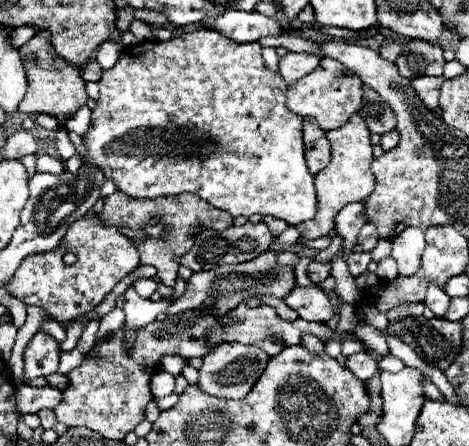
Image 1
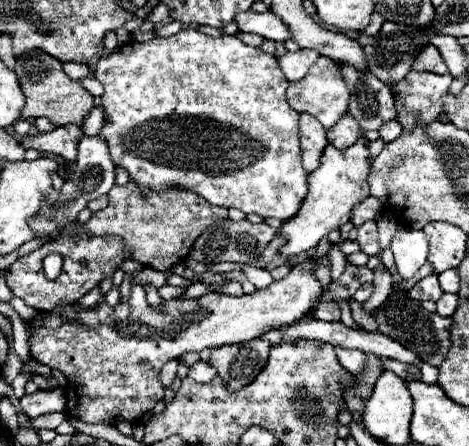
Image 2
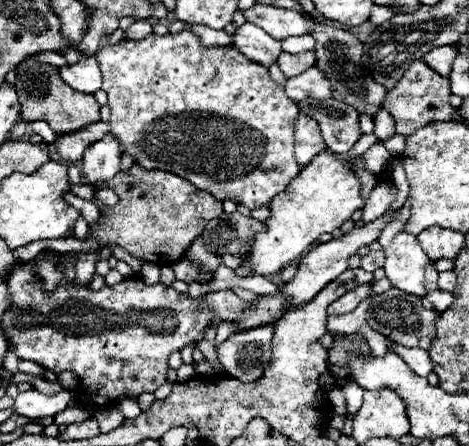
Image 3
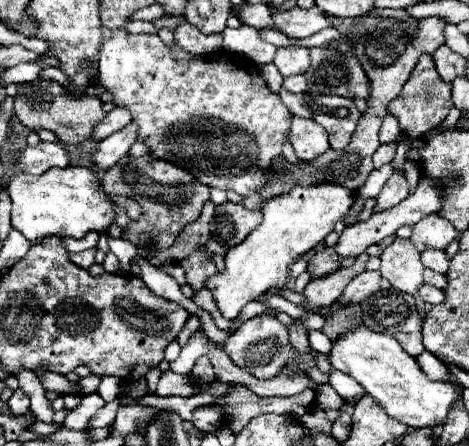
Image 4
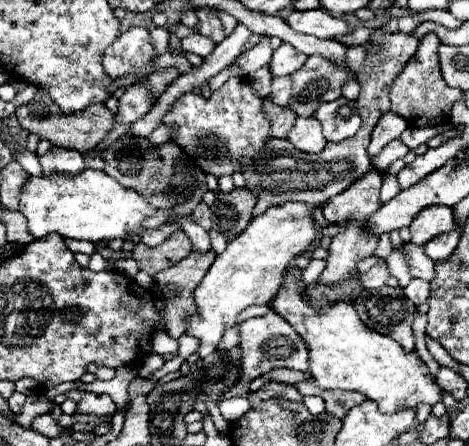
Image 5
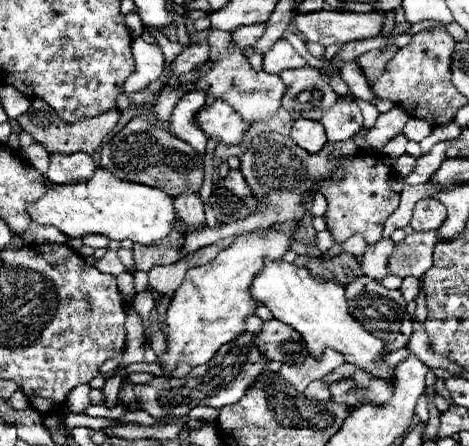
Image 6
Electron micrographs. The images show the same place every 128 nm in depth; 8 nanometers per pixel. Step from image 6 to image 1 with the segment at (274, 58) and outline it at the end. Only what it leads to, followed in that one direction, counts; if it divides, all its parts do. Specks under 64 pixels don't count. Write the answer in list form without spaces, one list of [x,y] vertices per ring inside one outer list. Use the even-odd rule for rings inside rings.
[[[288,52],[286,56],[280,58],[278,72],[286,80],[286,84],[294,84],[302,76],[310,74],[318,66],[318,62],[320,62],[320,58],[314,56],[314,54],[310,54],[310,52],[302,52],[302,54]]]

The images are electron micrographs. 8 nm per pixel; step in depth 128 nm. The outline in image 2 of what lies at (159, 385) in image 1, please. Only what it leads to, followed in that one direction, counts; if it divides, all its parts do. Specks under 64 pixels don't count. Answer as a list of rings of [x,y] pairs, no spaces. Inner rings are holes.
[[[176,358],[170,360],[170,362],[162,368],[162,372],[160,372],[160,380],[164,382],[166,388],[168,388],[168,386],[172,384],[172,380],[176,378],[176,368],[178,368],[178,360],[176,360]]]

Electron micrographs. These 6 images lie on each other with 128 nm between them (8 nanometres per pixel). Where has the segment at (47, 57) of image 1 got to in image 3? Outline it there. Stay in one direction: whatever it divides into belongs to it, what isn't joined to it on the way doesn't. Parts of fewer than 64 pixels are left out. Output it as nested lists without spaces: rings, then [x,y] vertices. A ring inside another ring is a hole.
[[[32,58],[20,62],[16,66],[16,84],[14,84],[14,88],[16,88],[18,100],[22,104],[20,118],[24,122],[44,120],[44,122],[48,122],[52,126],[52,130],[58,136],[72,134],[72,132],[82,130],[82,128],[86,128],[86,126],[90,126],[90,124],[100,120],[100,104],[94,100],[94,96],[70,88],[62,80],[58,68],[54,68],[50,64],[36,62]]]

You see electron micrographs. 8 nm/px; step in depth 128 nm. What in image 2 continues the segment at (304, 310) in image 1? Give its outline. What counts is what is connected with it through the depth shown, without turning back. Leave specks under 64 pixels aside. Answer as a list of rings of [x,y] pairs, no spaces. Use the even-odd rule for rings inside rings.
[[[320,302],[312,306],[312,312],[318,320],[340,320],[340,304],[338,302]]]

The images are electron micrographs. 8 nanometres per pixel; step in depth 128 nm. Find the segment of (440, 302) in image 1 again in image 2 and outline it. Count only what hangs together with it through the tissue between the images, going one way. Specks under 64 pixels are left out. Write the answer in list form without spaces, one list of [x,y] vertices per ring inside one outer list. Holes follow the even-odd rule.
[[[428,274],[424,276],[420,282],[416,282],[412,286],[412,290],[408,292],[410,298],[418,300],[418,302],[424,302],[424,300],[436,300],[442,296],[442,288],[438,284],[438,276],[436,274]]]

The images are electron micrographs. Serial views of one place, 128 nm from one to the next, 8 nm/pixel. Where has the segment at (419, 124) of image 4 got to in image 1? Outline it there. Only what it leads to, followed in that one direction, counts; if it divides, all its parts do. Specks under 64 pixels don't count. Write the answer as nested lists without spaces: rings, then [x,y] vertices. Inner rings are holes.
[[[418,76],[412,80],[412,88],[416,90],[426,108],[434,110],[438,106],[438,94],[444,80],[444,76]]]

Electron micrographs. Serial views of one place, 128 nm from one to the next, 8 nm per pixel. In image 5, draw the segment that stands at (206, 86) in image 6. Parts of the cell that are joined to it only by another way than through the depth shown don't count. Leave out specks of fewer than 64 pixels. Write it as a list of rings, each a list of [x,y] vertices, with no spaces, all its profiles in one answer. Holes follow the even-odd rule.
[[[198,8],[196,16],[198,16],[198,32],[200,34],[204,34],[206,38],[210,38],[214,44],[220,44],[226,38],[224,26],[222,26],[222,22],[220,22],[218,16],[214,16],[212,12],[208,12],[204,8]],[[274,76],[272,78],[272,94],[268,96],[274,104],[286,106],[290,100],[290,90],[292,90],[292,82],[288,76]]]

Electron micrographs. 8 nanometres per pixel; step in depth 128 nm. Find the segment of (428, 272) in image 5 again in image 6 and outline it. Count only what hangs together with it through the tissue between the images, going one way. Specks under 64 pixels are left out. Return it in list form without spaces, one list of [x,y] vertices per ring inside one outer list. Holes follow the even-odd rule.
[[[438,230],[412,232],[410,236],[406,236],[404,242],[398,242],[394,246],[394,252],[386,266],[388,274],[400,276],[400,278],[424,276],[426,270],[432,266],[432,250],[438,238],[440,238]]]

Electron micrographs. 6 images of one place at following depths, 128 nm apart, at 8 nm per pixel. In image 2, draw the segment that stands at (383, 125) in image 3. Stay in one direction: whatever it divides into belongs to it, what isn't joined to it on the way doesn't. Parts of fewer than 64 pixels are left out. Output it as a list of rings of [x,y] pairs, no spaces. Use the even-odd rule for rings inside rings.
[[[390,120],[390,122],[386,122],[378,132],[380,132],[380,138],[388,144],[388,142],[392,142],[392,140],[396,140],[396,138],[400,136],[402,128],[400,128],[400,124],[398,124],[396,120]]]

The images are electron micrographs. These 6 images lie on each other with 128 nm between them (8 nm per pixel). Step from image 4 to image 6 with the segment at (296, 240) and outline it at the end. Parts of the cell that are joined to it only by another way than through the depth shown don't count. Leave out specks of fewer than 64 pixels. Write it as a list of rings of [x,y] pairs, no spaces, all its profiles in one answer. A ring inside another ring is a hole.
[[[272,232],[266,236],[244,234],[230,248],[222,250],[216,260],[208,266],[190,268],[182,286],[174,292],[168,302],[164,316],[164,338],[166,350],[158,356],[168,378],[184,378],[196,366],[212,360],[218,348],[240,334],[244,334],[246,318],[254,314],[256,300],[252,300],[248,286],[252,276],[262,268],[262,260],[278,260],[290,248],[292,234]]]

